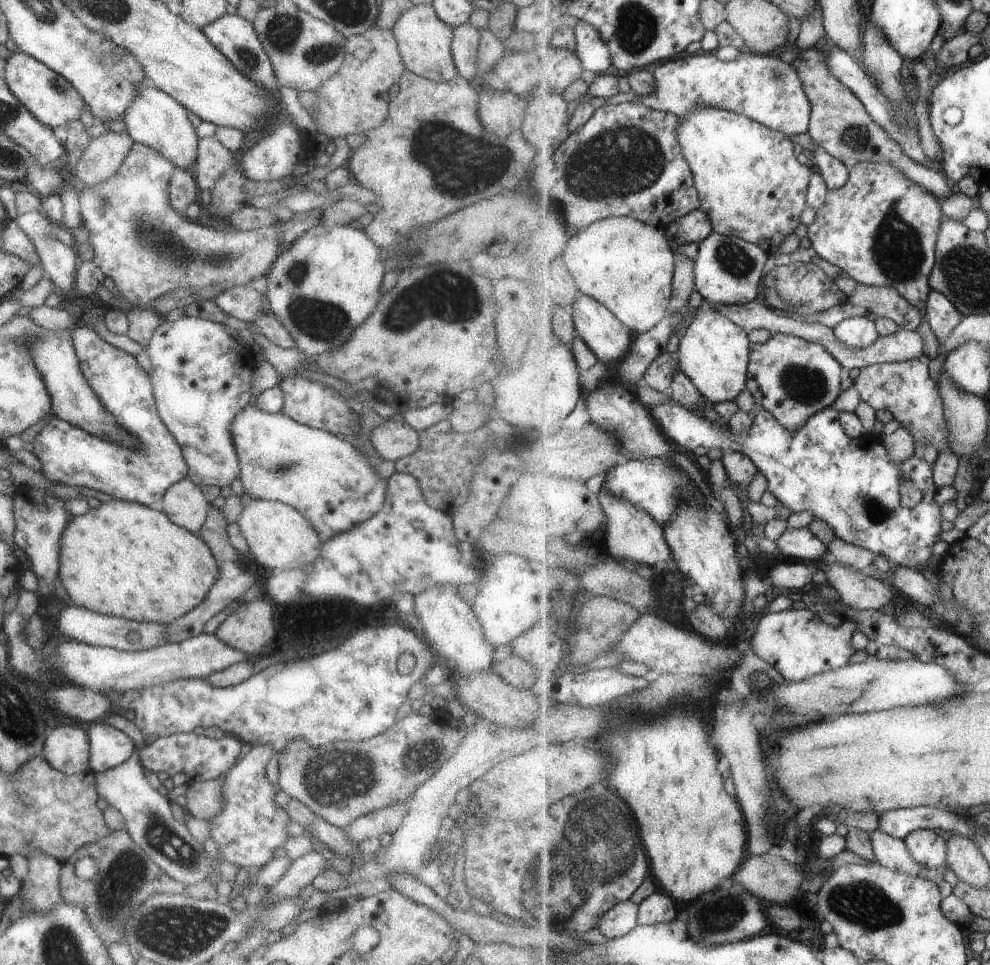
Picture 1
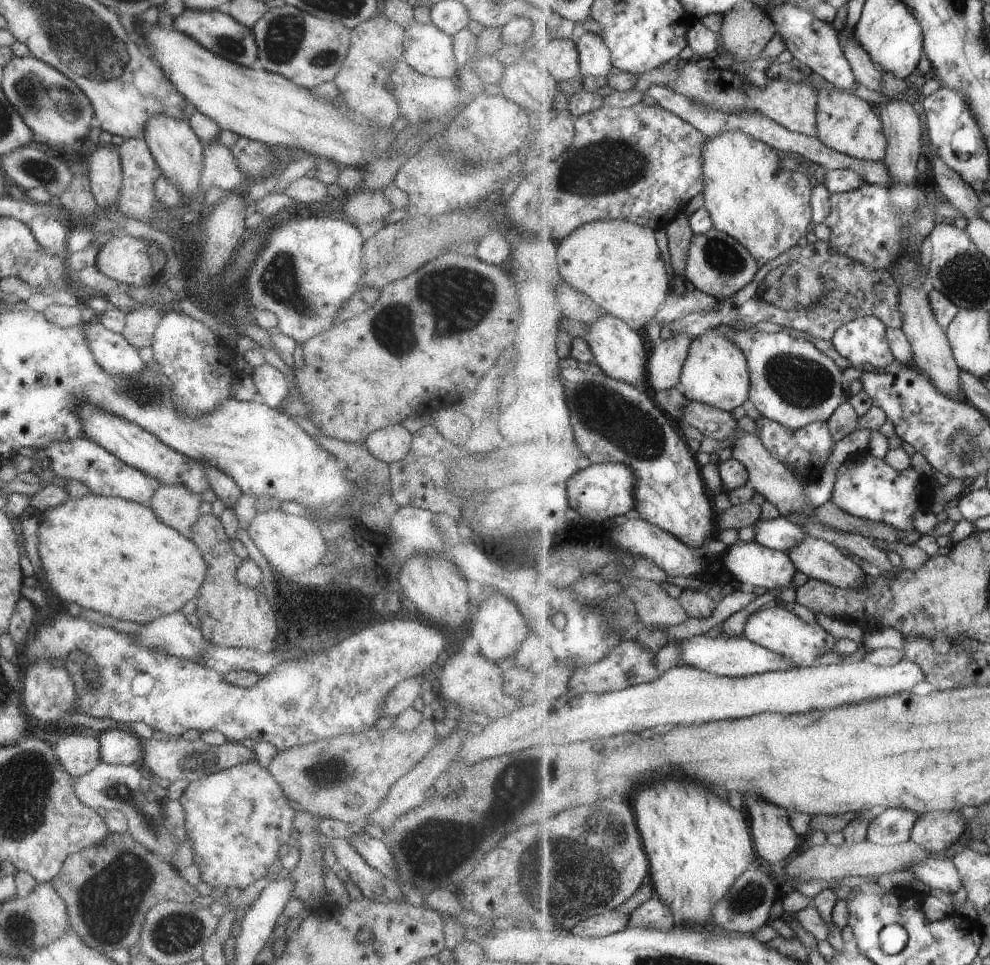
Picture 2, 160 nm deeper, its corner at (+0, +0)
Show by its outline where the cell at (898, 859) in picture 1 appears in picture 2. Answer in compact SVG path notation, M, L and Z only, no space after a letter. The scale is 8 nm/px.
M929 858L927 861L917 862L909 870L915 872L925 884L928 884L931 892L941 890L952 896L964 888L957 865L949 859Z

